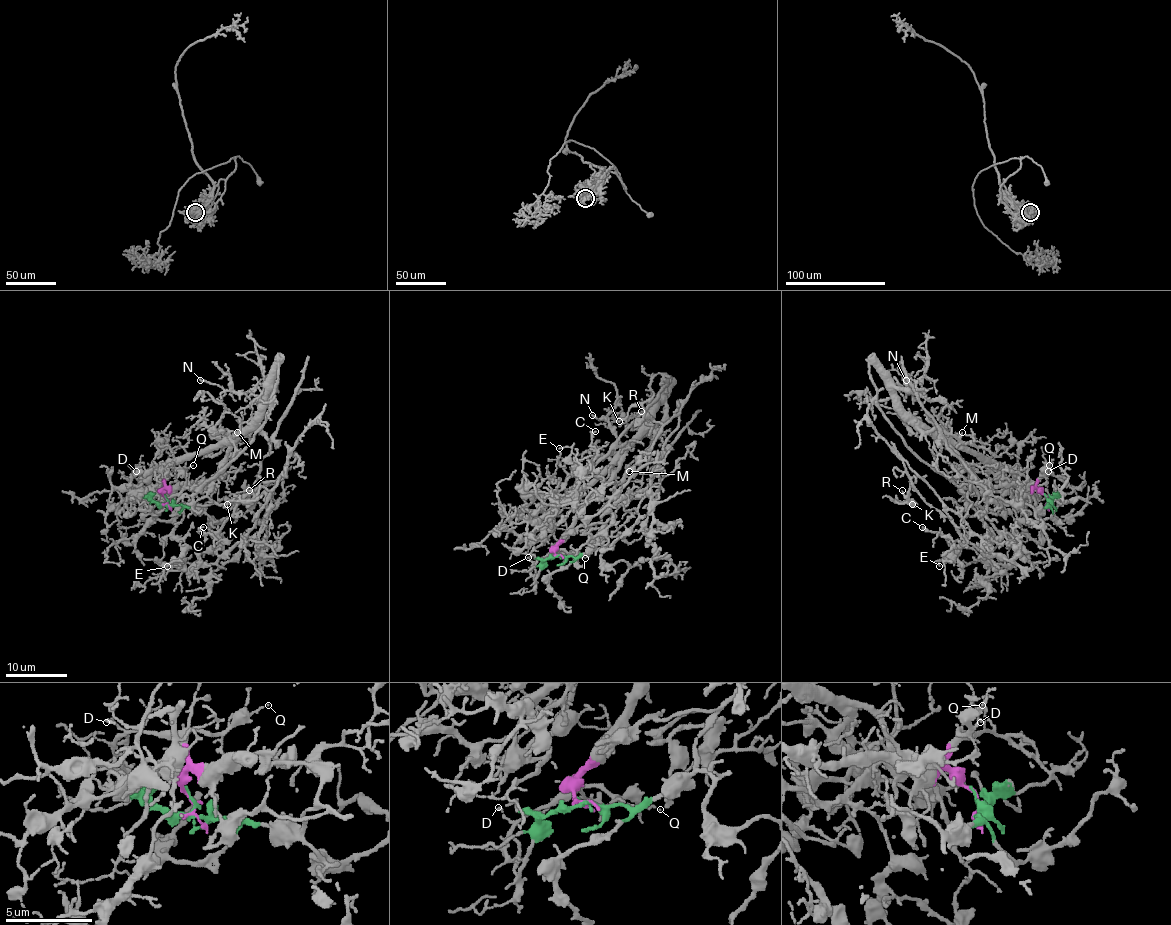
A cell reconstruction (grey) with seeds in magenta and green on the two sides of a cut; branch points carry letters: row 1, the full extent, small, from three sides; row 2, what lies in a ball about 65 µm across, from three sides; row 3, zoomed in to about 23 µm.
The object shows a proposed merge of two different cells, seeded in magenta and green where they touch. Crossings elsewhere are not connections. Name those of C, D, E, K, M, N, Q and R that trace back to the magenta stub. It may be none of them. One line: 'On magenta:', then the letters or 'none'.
On magenta: D, M, N, Q

